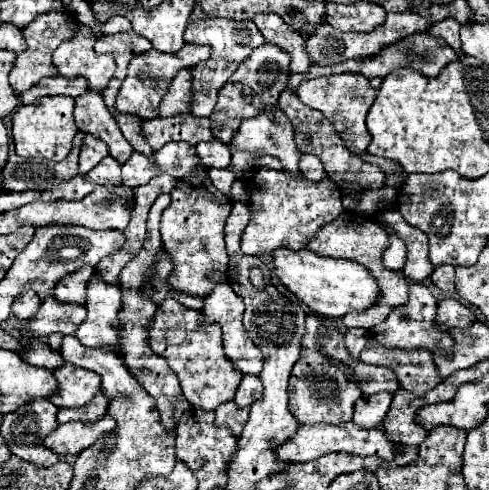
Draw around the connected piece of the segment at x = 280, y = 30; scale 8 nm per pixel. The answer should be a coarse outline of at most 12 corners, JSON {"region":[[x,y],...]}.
{"region":[[261,14],[253,22],[267,42],[291,56],[289,74],[307,74],[305,40],[281,20]]}

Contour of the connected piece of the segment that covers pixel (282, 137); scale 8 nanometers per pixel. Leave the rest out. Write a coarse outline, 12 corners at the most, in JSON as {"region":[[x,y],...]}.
{"region":[[279,108],[243,120],[231,146],[271,154],[299,174],[293,126]]}

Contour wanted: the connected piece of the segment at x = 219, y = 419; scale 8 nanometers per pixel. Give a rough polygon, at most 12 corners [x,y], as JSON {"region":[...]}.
{"region":[[225,402],[215,410],[215,426],[241,436],[249,408]]}

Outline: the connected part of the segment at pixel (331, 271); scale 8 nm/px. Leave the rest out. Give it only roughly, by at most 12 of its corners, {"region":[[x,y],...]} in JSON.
{"region":[[279,248],[279,280],[311,312],[343,318],[381,300],[359,262]]}

